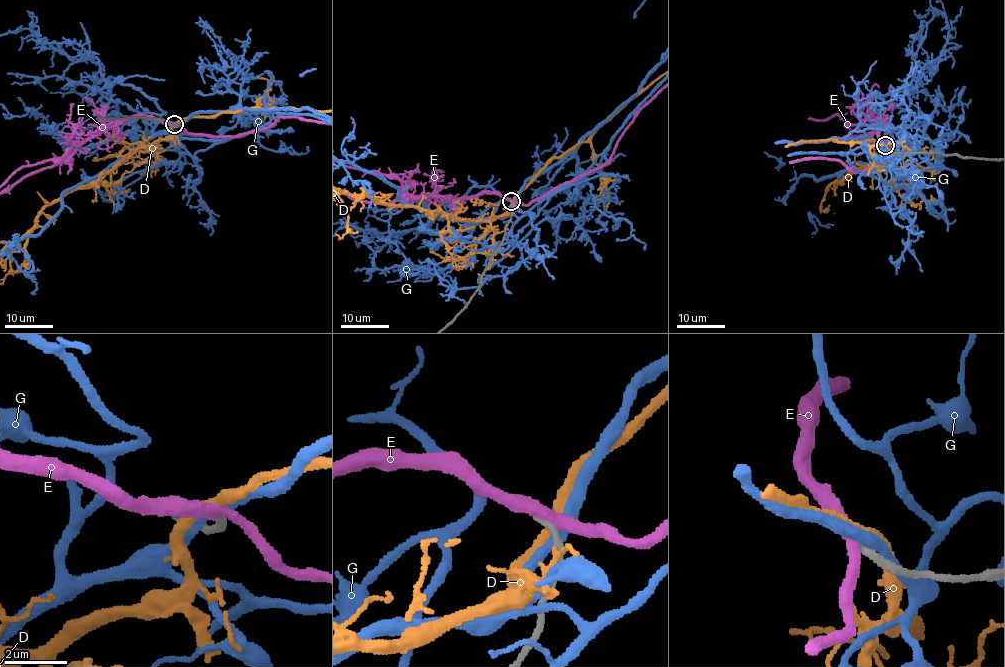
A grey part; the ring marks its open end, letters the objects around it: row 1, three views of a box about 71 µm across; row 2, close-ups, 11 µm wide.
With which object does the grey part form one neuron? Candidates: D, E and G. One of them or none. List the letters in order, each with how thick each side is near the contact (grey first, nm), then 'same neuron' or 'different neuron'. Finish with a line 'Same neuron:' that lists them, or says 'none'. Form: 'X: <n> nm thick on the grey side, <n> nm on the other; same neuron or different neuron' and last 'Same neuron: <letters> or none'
D: 280 nm thick on the grey side, 320 nm on the other; different neuron
E: 280 nm thick on the grey side, 400 nm on the other; same neuron
G: 320 nm thick on the grey side, 380 nm on the other; different neuron
Same neuron: E

